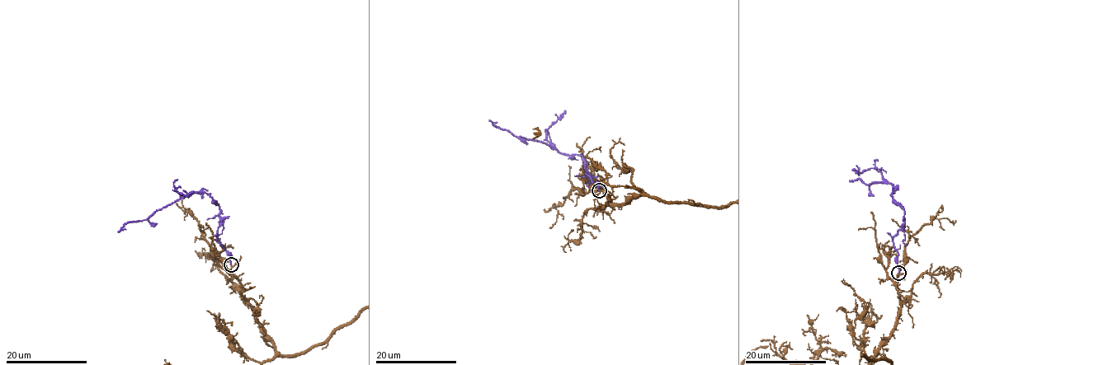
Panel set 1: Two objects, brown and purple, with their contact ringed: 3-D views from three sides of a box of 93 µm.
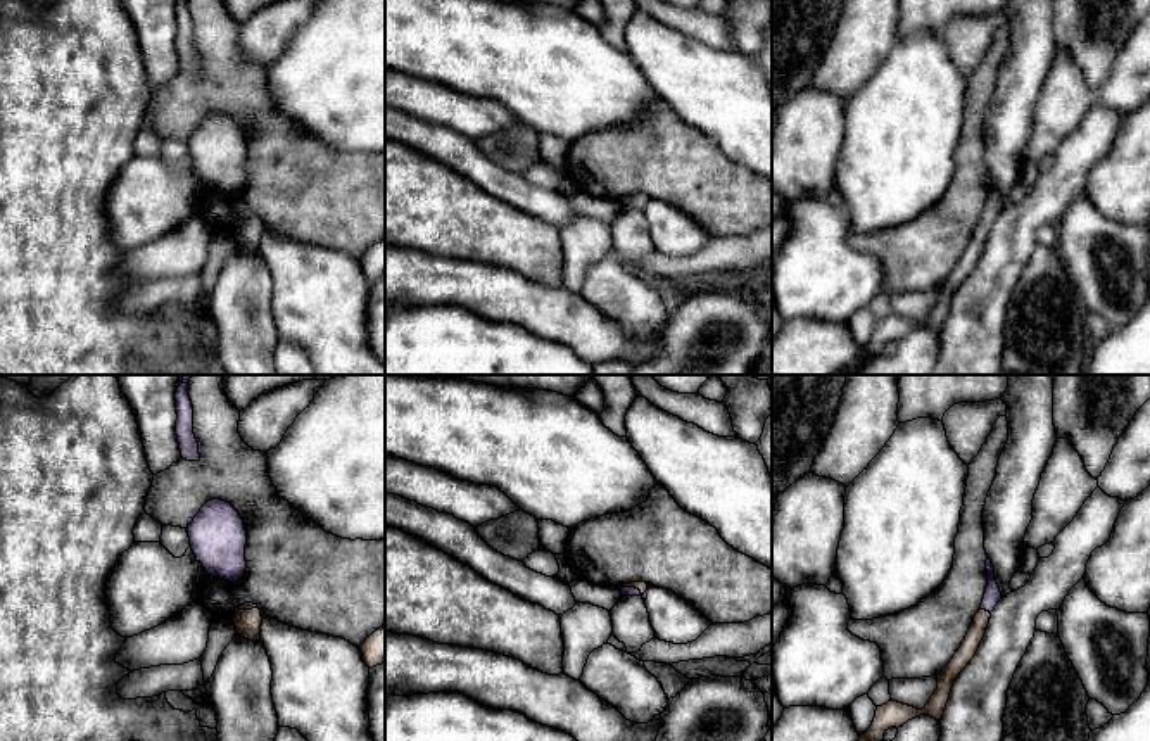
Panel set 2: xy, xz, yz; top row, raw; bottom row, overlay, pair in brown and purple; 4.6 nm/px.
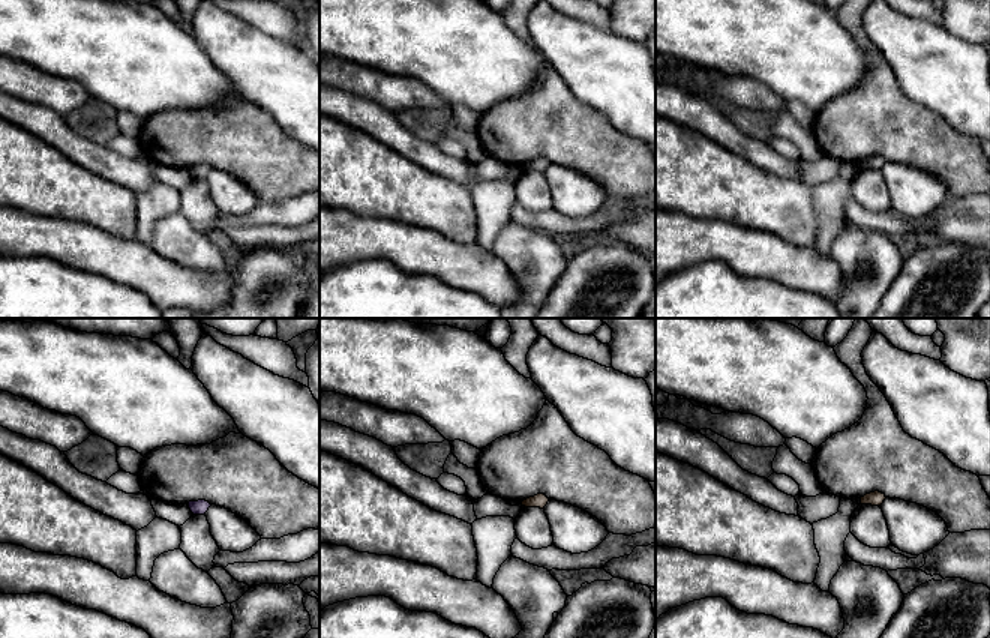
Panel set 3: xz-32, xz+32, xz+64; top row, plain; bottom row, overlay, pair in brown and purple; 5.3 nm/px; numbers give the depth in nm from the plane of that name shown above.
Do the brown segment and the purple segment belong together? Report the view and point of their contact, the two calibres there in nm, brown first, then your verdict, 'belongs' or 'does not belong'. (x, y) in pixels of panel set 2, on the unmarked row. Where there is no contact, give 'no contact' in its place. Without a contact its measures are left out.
yz (985, 223) | 80/80 nm | does not belong

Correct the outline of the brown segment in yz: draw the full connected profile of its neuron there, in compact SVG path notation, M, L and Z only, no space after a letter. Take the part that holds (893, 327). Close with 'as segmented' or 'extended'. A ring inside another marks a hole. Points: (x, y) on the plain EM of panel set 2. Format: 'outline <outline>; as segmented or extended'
outline M979 223L974 228L974 233L967 244L967 249L962 254L962 259L953 268L950 276L938 287L938 302L934 304L929 316L922 323L917 323L913 320L903 318L903 316L898 316L893 313L882 320L877 320L872 339L858 352L858 356L863 359L863 364L867 364L872 359L875 359L877 356L884 354L884 345L891 340L898 342L903 337L907 337L908 333L920 330L920 328L929 328L936 333L939 333L943 330L946 316L950 313L953 295L955 295L957 288L974 271L974 268L986 247L989 230L991 230L991 226L986 223Z; as segmented

